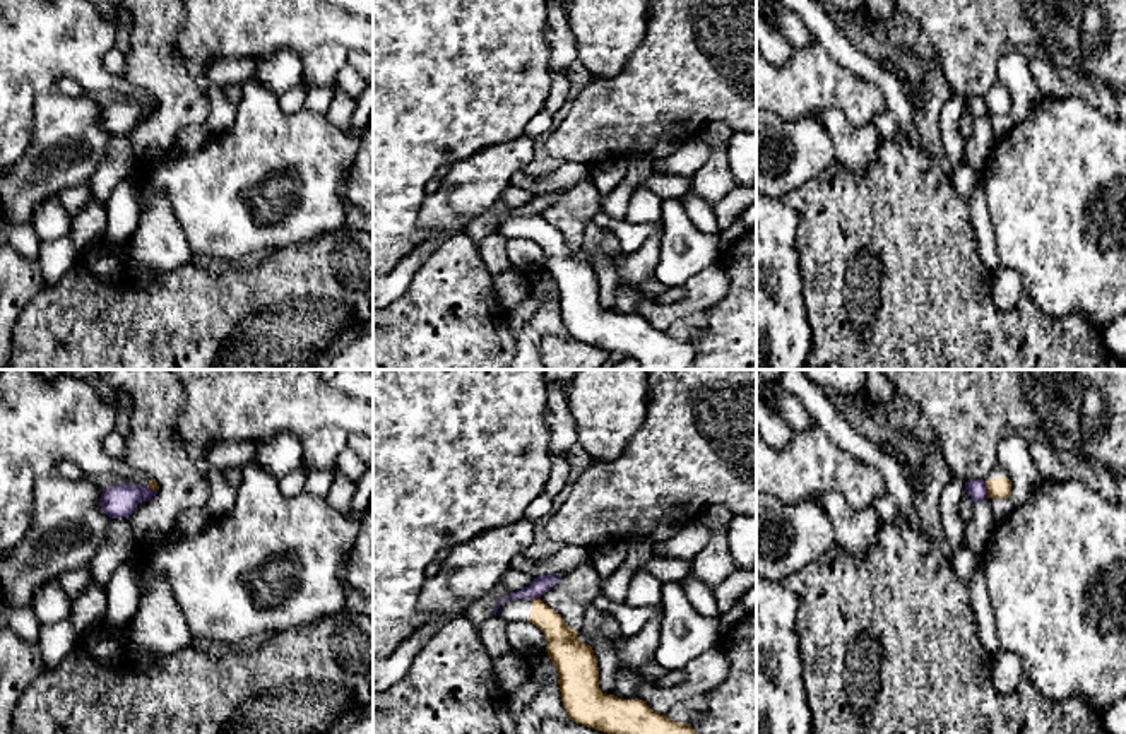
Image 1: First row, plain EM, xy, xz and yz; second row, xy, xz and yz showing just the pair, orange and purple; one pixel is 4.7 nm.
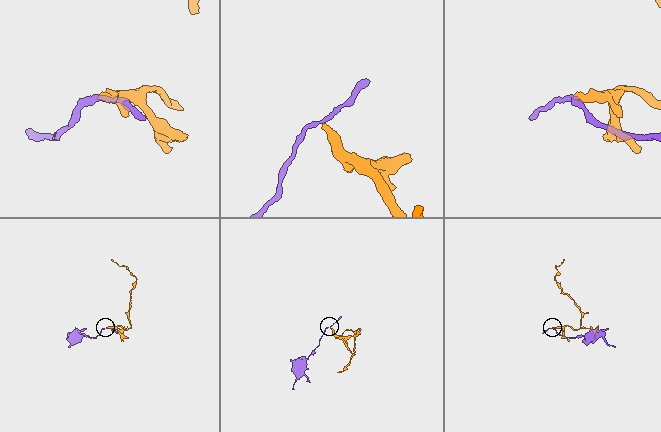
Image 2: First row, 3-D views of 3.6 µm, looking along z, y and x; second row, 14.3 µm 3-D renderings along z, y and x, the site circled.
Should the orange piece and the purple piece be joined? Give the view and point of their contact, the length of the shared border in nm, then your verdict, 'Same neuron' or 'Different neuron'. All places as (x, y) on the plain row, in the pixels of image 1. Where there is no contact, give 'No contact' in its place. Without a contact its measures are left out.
Touches orange at yz (986, 105). Shared border 80 nm. Different neuron

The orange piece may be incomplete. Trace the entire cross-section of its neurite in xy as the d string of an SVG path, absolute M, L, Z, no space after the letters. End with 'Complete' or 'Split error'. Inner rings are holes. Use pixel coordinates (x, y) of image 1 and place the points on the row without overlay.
M0 0L0 168L14 166L31 147L34 99L55 89L62 77L74 77L86 92L113 91L123 99L159 106L142 87L125 75L111 75L103 63L104 55L115 46L118 24L104 19L91 0Z. Split error

